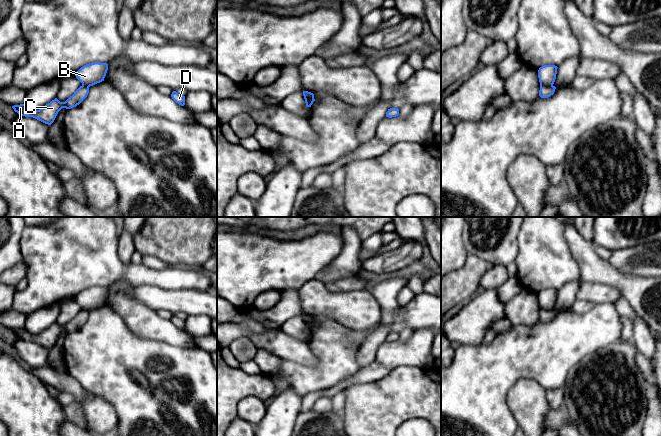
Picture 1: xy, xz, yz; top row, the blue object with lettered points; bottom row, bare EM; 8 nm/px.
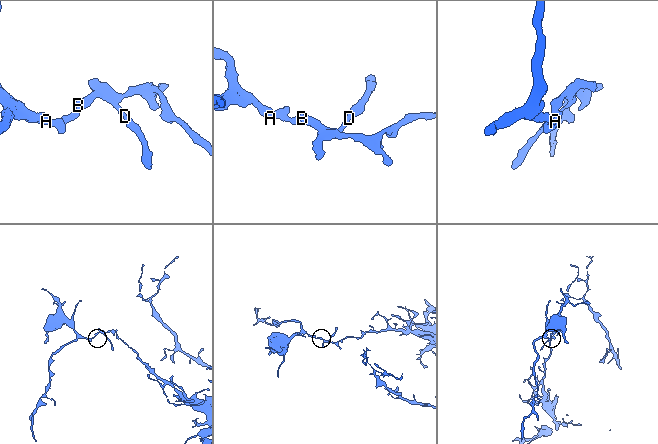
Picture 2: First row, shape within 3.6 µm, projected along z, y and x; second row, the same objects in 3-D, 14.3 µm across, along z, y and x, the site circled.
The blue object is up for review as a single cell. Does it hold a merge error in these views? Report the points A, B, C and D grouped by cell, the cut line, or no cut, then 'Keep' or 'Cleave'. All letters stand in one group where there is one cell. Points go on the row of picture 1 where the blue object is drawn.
Groups: A C / B D. Split along yz (540, 83), (552, 86). Cleave

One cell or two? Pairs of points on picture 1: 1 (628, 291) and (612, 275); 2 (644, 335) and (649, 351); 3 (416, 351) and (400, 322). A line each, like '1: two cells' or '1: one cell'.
1: one cell
2: one cell
3: two cells

